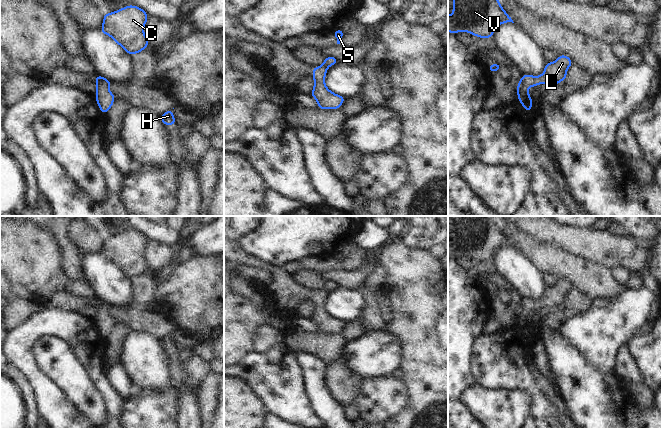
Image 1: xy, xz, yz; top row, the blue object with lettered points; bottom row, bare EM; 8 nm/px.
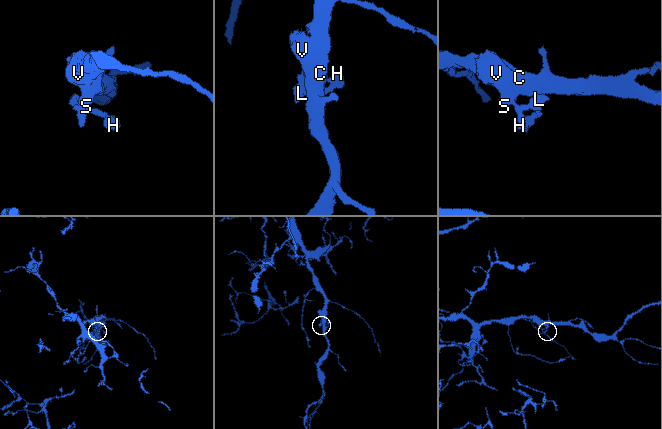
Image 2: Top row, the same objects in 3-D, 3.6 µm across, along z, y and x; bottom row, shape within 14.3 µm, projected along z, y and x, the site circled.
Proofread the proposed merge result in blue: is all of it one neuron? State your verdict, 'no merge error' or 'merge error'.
merge error

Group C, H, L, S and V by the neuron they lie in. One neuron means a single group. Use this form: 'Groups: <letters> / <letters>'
Groups: C S V / H L.

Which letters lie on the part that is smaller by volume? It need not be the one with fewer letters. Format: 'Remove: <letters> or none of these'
Remove: H, L

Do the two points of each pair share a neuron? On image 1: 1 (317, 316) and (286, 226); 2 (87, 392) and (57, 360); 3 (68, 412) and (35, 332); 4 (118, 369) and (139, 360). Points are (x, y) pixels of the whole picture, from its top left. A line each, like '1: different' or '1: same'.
1: different
2: same
3: same
4: different

